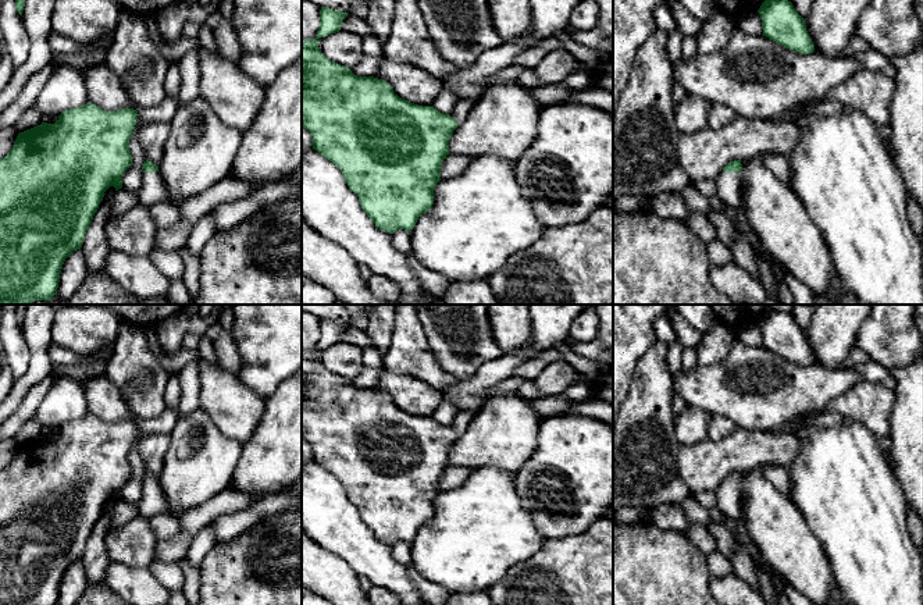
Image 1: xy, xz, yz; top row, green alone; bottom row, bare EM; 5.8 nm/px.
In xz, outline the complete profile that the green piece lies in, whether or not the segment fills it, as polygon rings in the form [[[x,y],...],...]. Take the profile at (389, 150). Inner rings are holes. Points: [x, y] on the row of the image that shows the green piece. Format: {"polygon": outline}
{"polygon": [[[321,7],[317,36],[302,42],[302,125],[313,138],[313,149],[341,170],[349,189],[359,196],[361,209],[377,228],[389,234],[398,229],[411,232],[418,217],[434,204],[434,189],[441,181],[441,166],[449,154],[449,139],[467,120],[477,100],[459,99],[453,111],[443,114],[434,106],[418,106],[399,97],[382,79],[357,76],[349,67],[331,61],[321,53],[318,39],[339,32],[348,15]]]}

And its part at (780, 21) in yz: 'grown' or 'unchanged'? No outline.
unchanged

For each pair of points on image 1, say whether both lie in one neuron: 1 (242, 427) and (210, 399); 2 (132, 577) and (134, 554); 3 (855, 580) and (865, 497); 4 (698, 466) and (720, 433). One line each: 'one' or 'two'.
1: one
2: two
3: one
4: two

